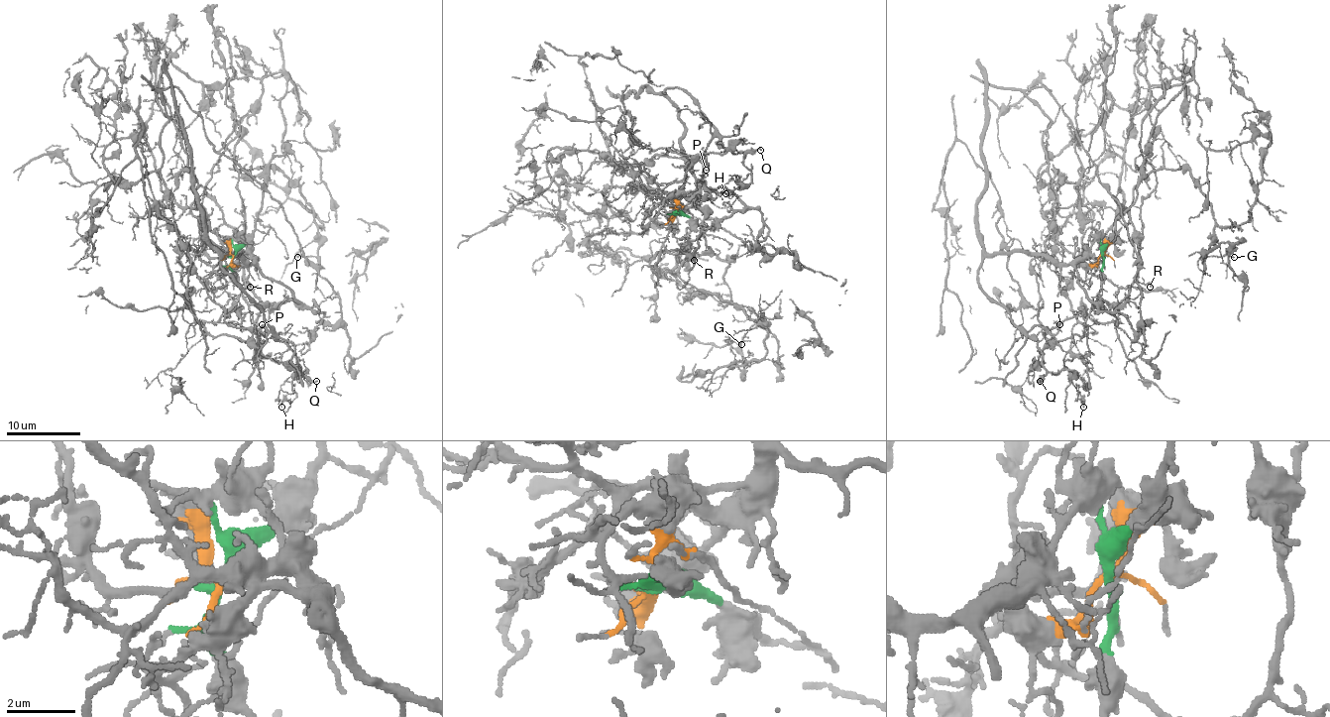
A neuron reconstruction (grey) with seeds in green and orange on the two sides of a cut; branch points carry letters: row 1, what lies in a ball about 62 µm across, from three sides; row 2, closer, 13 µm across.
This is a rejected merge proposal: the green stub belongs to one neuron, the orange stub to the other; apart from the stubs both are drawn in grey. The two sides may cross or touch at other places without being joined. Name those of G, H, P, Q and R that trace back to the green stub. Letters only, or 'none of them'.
G

